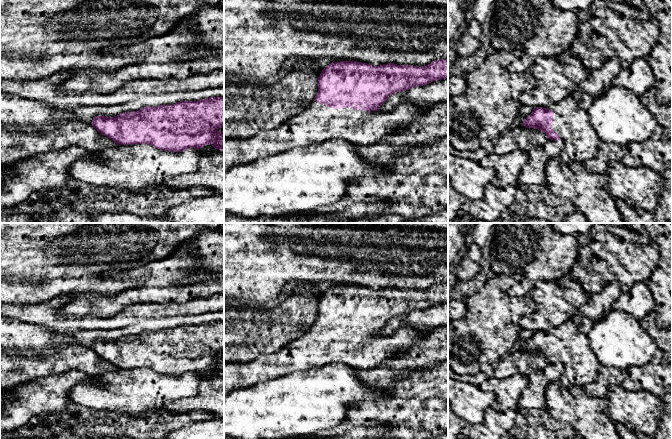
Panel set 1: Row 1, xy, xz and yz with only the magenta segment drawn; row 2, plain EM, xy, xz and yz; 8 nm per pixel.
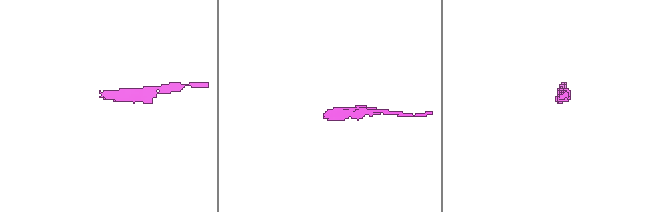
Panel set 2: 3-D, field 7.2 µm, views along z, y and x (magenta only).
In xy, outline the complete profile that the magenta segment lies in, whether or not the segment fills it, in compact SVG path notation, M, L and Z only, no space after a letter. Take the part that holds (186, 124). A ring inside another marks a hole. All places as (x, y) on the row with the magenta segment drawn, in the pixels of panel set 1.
M224 97L147 106L115 117L95 116L92 126L117 145L148 144L181 152L207 144L224 150Z

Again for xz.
M448 59L436 60L422 67L394 63L372 66L357 61L330 63L318 77L318 92L315 99L302 112L292 116L280 126L263 130L254 136L224 139L224 170L330 139L341 138L359 146L382 142L431 110L412 104L401 104L391 112L379 111L379 107L388 97L415 86L427 85L446 78L448 78Z

